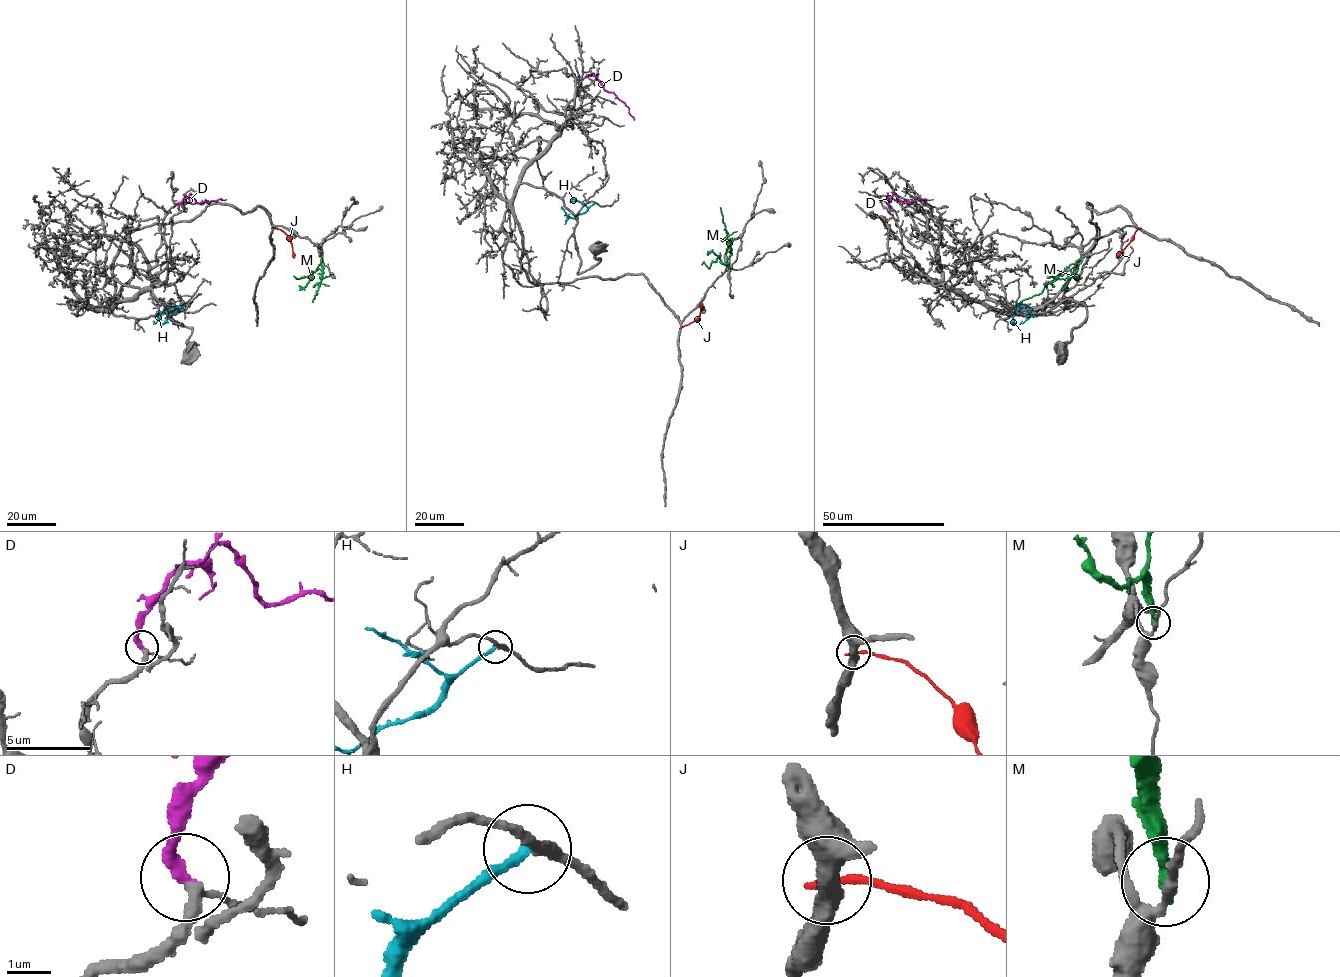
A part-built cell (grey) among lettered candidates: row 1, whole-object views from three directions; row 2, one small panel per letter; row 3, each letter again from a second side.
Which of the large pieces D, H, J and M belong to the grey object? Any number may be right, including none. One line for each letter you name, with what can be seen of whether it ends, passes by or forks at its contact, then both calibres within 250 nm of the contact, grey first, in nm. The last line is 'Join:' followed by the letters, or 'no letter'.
D: it ends | 200/280 nm
Join: D

